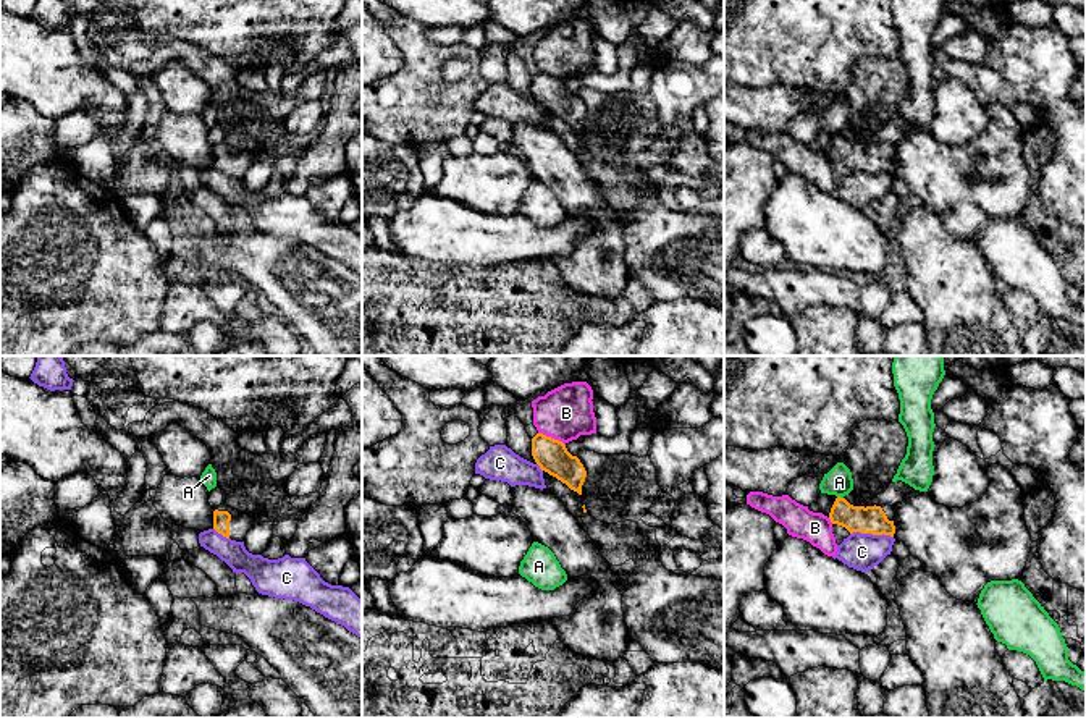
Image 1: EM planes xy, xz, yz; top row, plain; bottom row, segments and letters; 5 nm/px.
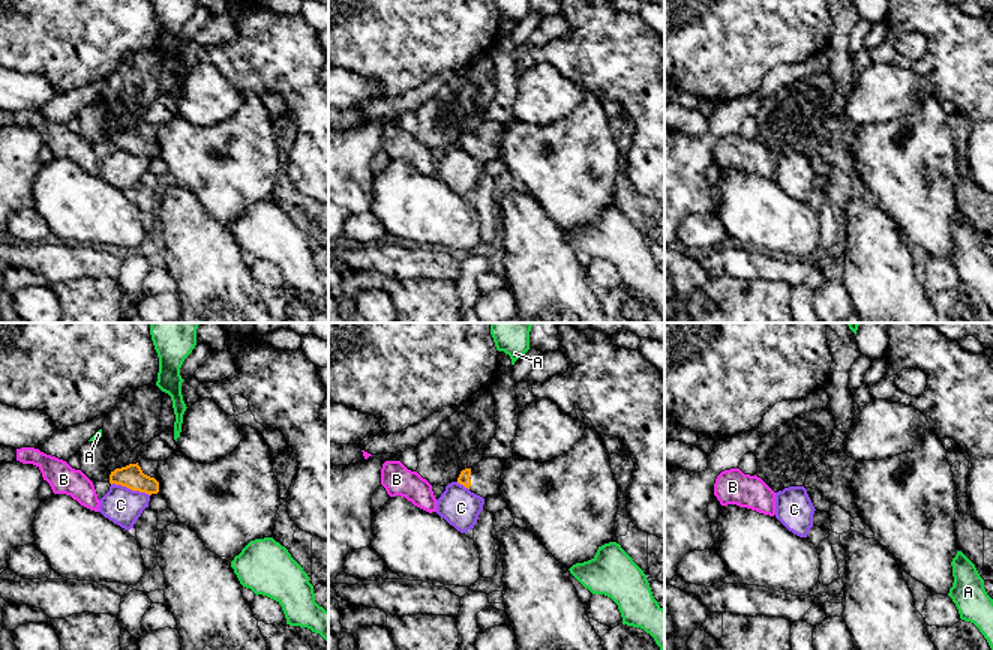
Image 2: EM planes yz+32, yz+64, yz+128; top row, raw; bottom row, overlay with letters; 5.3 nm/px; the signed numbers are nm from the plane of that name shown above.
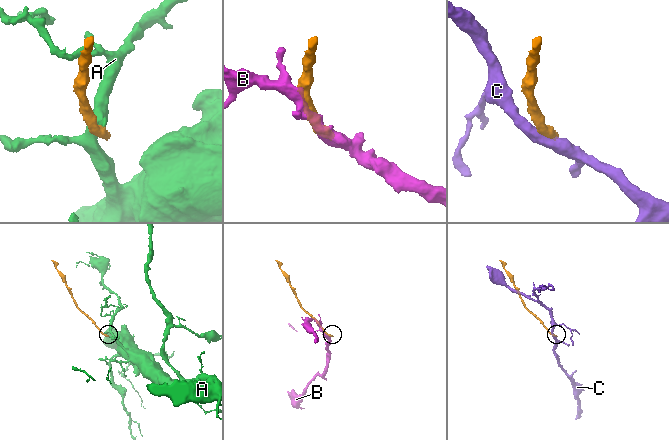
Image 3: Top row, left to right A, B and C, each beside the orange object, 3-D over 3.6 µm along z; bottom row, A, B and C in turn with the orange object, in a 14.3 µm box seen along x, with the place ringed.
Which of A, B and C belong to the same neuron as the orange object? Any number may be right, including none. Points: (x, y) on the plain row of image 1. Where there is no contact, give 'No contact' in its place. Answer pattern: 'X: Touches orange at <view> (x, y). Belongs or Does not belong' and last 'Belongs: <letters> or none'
A: Touches orange at yz (839, 135). Does not belong
B: Touches orange at xz (550, 75). Does not belong
C: Touches orange at yz (871, 170). Does not belong
Belongs: none

